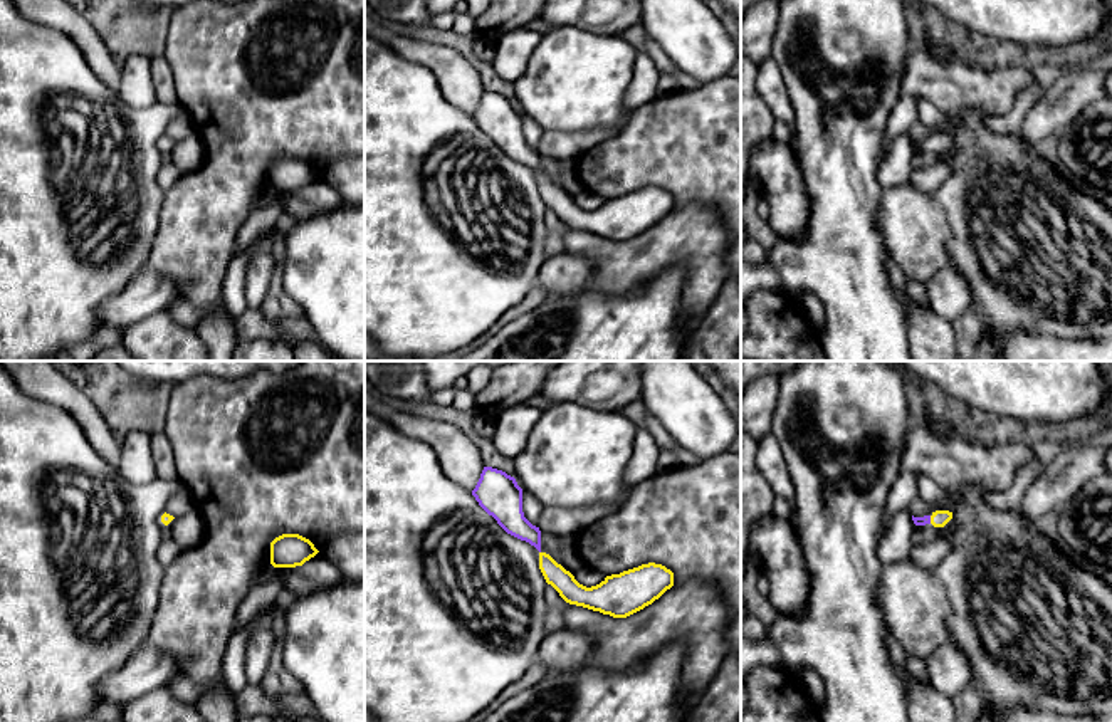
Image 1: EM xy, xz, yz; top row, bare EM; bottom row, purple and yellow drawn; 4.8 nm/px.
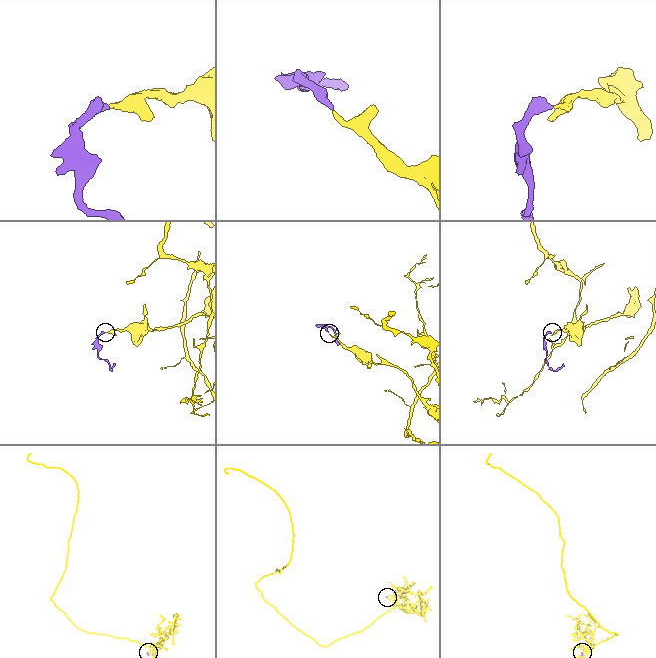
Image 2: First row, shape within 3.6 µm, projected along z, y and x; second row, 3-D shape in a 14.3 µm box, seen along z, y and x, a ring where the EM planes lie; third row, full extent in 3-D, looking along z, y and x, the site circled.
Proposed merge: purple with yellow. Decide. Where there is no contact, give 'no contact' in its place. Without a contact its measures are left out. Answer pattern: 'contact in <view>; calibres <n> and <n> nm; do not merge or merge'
contact in yz; calibres 50 and 80 nm; merge

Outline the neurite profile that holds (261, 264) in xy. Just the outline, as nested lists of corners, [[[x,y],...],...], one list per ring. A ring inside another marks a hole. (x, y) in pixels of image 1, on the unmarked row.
[[[255,252],[247,265],[245,302],[250,309],[259,309],[269,292],[269,277],[275,260],[270,252]]]

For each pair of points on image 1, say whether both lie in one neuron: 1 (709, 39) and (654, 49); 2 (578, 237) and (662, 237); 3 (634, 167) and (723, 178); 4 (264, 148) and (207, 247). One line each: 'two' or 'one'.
1: two
2: one
3: one
4: one

